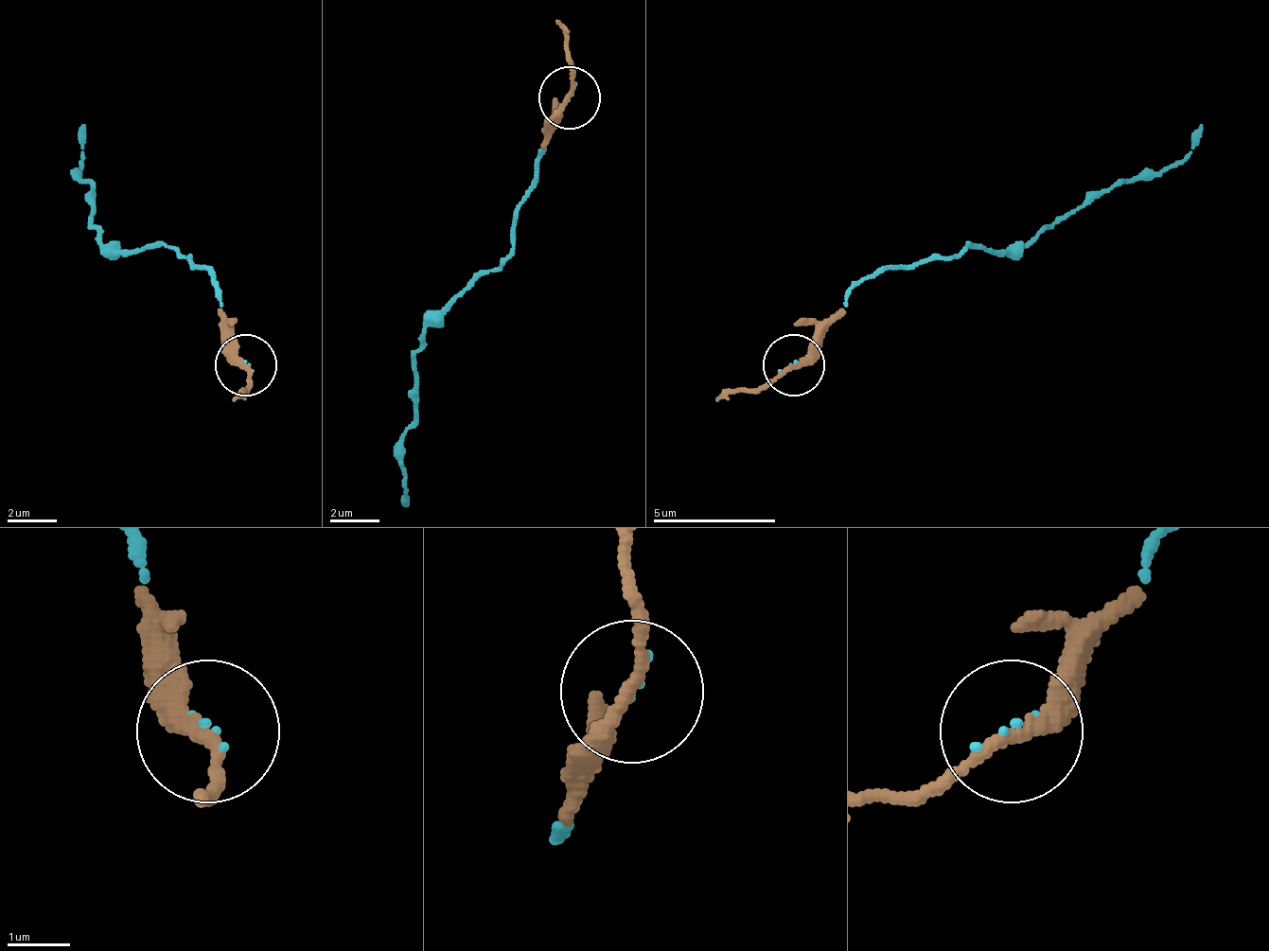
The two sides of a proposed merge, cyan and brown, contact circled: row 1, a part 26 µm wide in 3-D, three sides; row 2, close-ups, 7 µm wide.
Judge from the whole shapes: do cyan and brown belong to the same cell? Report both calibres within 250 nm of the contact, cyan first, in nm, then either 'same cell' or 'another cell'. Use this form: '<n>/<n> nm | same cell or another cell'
60/240 nm | another cell

